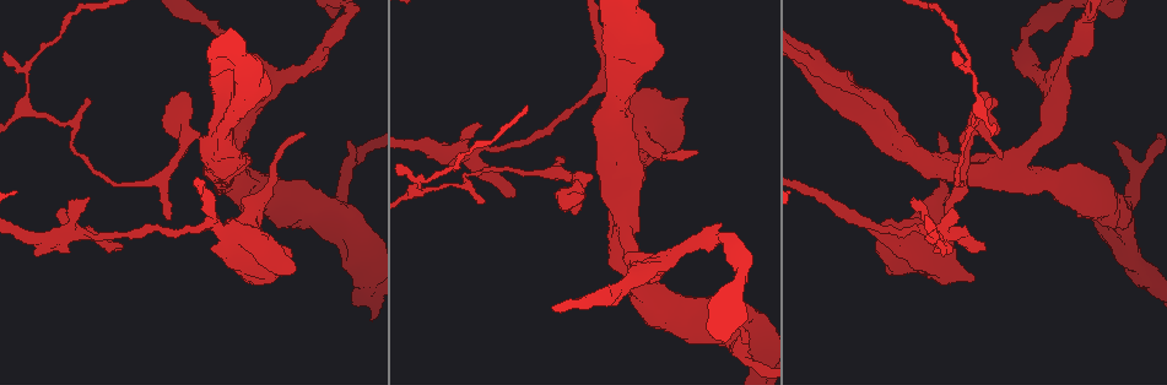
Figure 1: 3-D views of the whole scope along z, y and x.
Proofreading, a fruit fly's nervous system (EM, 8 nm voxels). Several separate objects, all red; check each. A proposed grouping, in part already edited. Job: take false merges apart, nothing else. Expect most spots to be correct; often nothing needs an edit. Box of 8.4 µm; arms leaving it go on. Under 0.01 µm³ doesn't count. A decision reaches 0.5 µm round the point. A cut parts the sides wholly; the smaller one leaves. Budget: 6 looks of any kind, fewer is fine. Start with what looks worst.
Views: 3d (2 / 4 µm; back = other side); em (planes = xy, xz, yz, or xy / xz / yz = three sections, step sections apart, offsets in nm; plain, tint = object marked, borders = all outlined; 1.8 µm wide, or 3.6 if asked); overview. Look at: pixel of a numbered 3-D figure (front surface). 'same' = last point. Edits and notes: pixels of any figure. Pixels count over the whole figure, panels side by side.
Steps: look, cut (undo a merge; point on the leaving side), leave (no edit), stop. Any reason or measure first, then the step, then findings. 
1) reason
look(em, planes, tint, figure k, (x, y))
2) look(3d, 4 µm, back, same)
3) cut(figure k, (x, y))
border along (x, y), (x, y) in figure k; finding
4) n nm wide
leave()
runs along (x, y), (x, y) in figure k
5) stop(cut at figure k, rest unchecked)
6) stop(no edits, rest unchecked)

look(3d, 4 µm, back, figure 1, (476, 153))

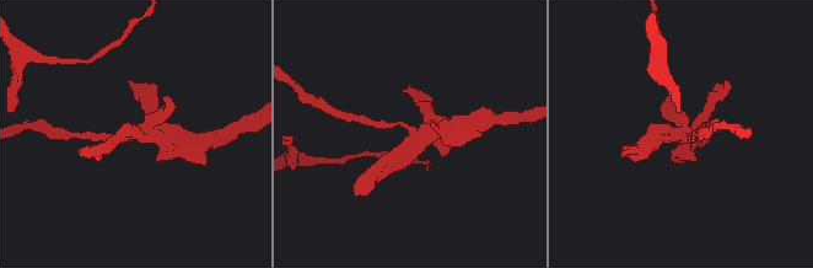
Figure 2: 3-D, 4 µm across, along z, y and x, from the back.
look(em, xz, step 8, tint, figure 2, (687, 130))

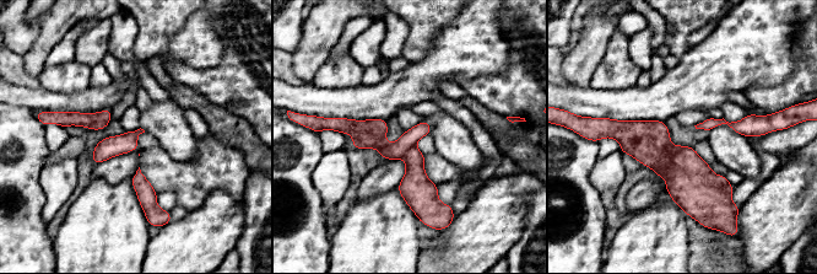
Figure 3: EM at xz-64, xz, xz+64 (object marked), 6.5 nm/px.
cut it another way
look(em, xy, step 16, tint, same)

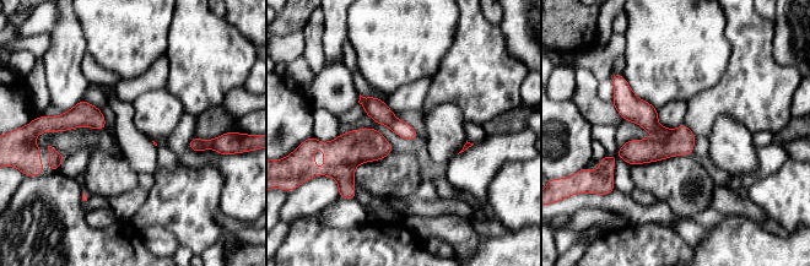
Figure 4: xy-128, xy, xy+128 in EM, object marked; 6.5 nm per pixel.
110 nm wide
cut(figure 4, (635, 152))
border along (674, 130), (670, 136), (654, 137) in figure 4; a second cell is stuck on

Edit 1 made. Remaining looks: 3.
look(3d, 4 µm, figure 1, (624, 229))

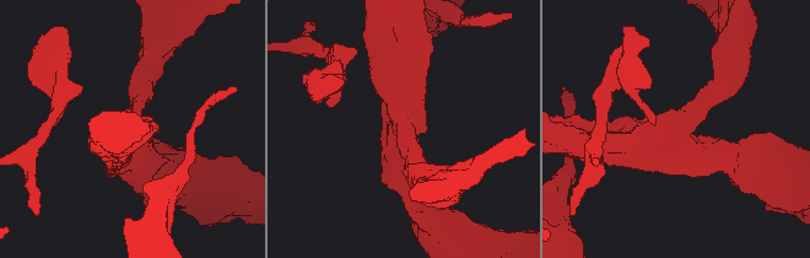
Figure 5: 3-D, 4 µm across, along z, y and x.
now the EM
look(em, planes, tint, figure 5, (404, 130))

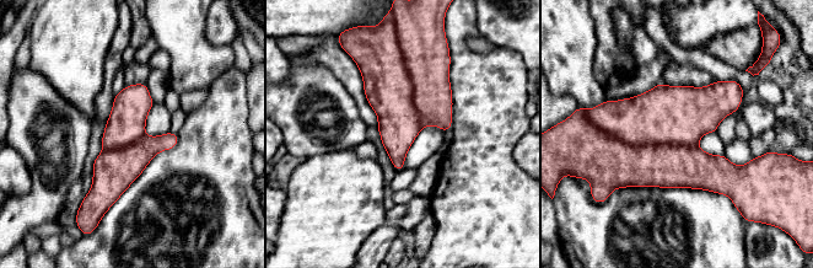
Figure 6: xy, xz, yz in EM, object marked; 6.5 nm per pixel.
leave()
continuous, no second cell

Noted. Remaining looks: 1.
look(em, planes, tint, figure 1, (733, 335))

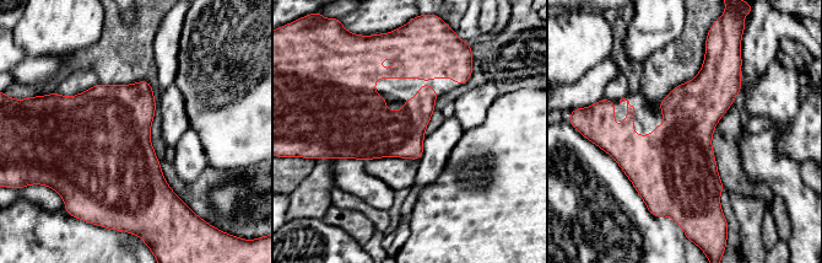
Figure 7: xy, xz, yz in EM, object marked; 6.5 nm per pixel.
300 nm wide
leave()
all the same cell

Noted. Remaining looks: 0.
stop(cut at figure 4, rest unchecked)

